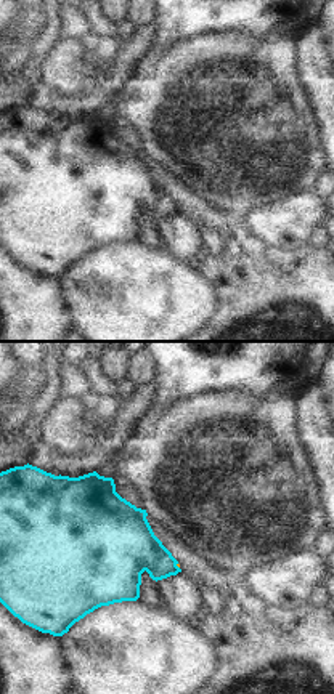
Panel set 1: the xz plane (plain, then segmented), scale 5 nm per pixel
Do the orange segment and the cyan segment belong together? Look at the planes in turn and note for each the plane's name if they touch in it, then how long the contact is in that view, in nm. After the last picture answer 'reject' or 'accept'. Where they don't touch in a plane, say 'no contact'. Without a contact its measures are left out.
no contact

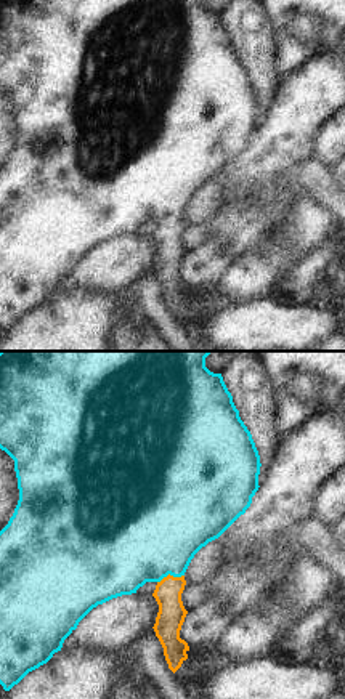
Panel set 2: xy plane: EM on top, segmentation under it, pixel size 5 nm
xy | 140 nm

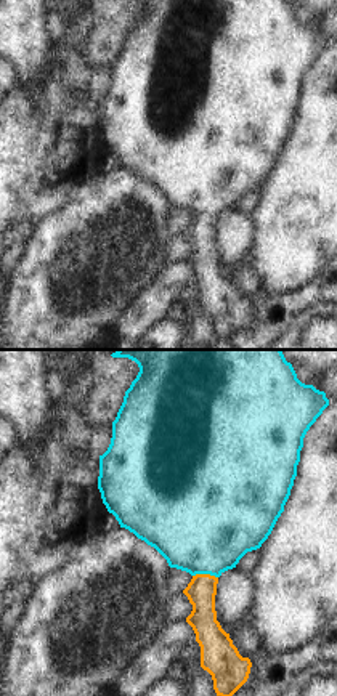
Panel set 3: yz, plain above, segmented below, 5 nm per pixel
yz | 130 nm

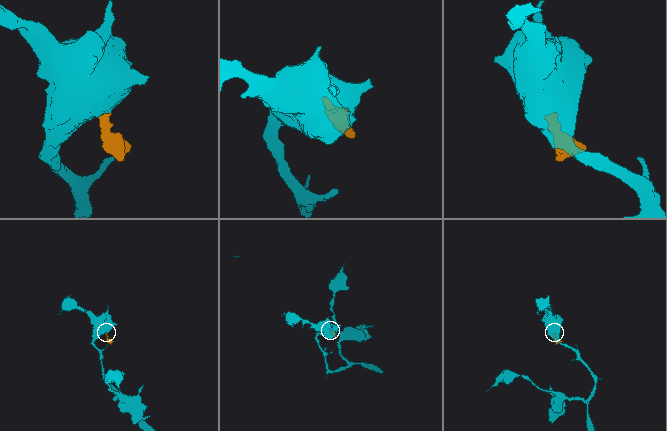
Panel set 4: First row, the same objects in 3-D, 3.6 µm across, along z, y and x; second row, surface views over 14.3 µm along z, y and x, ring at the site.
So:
accept

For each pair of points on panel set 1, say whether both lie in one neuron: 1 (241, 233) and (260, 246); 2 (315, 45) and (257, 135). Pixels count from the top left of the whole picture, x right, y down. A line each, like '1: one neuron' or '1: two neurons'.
1: one neuron
2: two neurons

